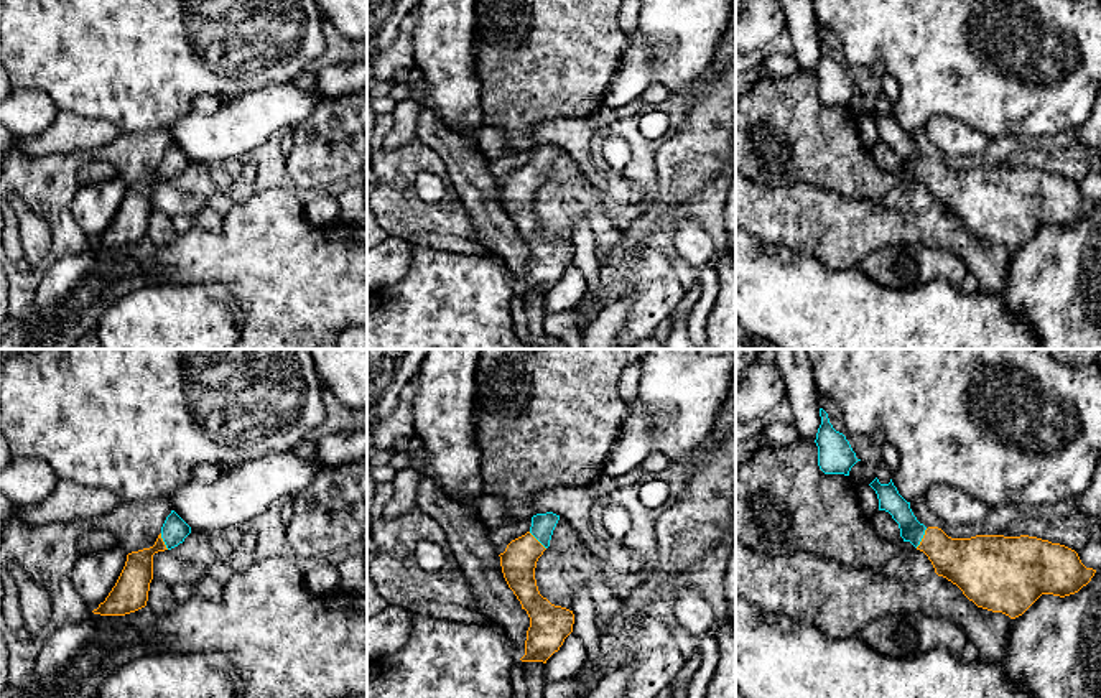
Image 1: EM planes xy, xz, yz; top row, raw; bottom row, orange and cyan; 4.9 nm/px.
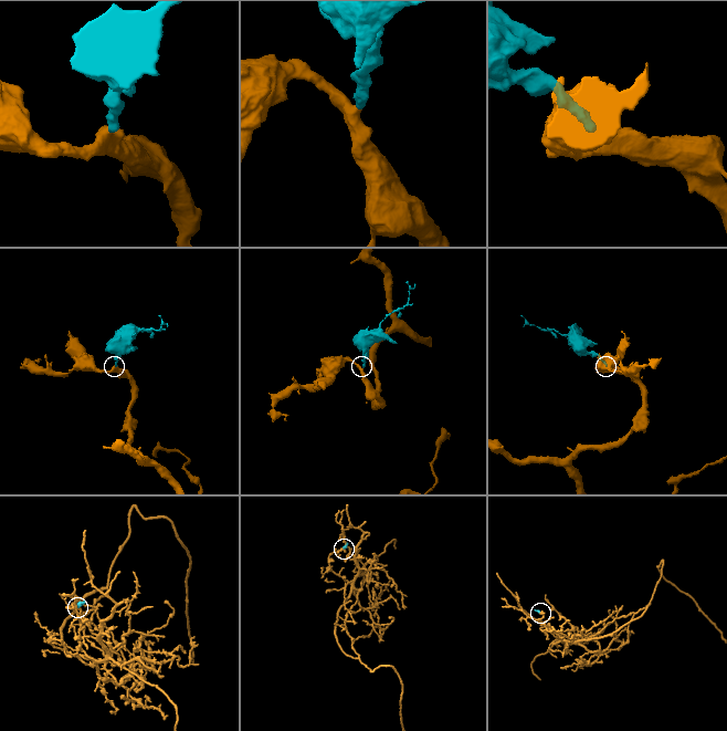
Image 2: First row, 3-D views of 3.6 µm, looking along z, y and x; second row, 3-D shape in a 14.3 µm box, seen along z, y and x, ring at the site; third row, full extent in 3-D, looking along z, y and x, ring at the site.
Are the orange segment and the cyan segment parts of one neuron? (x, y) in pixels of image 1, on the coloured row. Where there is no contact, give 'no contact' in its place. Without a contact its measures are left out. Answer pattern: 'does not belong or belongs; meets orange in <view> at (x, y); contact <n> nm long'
belongs; meets orange in yz at (922, 539); contact 110 nm long

